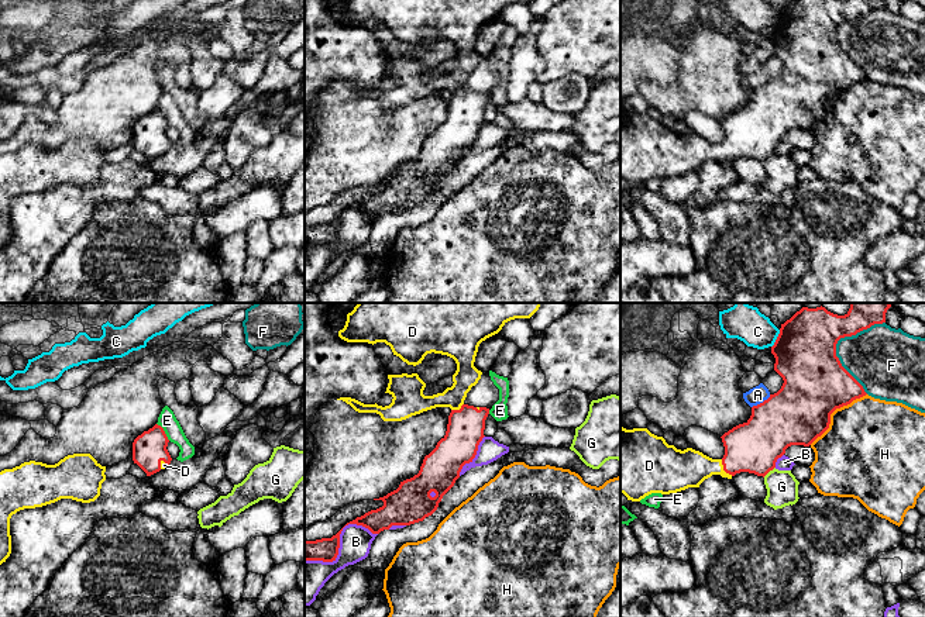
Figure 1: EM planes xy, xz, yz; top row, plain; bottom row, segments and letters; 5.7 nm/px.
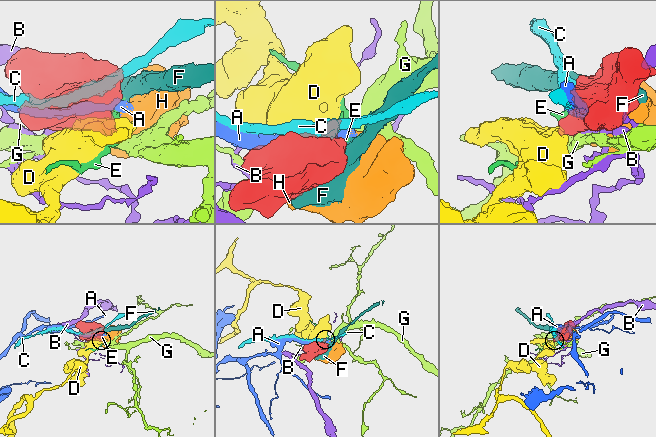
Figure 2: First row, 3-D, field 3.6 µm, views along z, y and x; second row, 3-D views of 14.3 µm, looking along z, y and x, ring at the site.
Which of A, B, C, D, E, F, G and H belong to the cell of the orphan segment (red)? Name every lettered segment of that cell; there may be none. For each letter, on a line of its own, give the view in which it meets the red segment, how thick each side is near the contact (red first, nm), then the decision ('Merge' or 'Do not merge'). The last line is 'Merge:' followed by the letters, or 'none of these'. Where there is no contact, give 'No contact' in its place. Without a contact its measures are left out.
A: Touches red in yz. Thickness 360 nm (red) against 100 nm. Do not merge
B: Touches red in xz. Thickness 140 nm (red) against 180 nm. Do not merge
C: Touches red in yz. Thickness 360 nm (red) against 200 nm. Do not merge
D: Touches red in yz. Thickness 300 nm (red) against 220 nm. Merge
E: Touches red in xy. Thickness 190 nm (red) against 100 nm. Do not merge
F: Touches red in yz. Thickness 360 nm (red) against 360 nm. Do not merge
G: Touches red in yz. Thickness 300 nm (red) against 180 nm. Do not merge
H: Touches red in yz. Thickness 360 nm (red) against 460 nm. Do not merge
Merge: D

